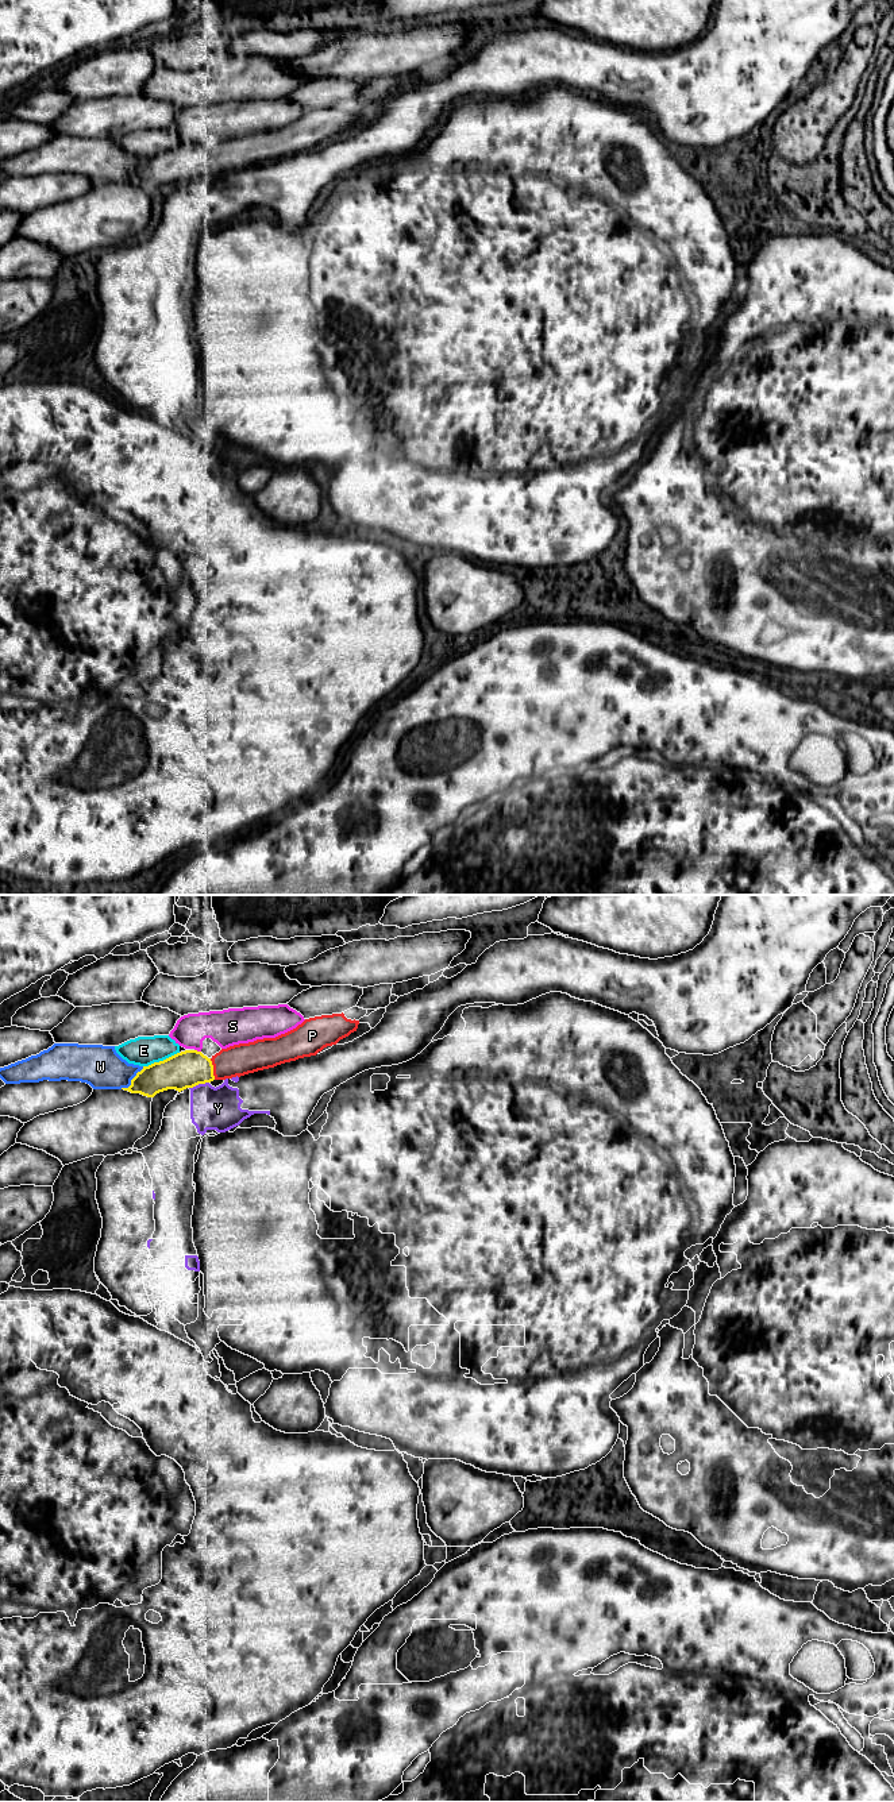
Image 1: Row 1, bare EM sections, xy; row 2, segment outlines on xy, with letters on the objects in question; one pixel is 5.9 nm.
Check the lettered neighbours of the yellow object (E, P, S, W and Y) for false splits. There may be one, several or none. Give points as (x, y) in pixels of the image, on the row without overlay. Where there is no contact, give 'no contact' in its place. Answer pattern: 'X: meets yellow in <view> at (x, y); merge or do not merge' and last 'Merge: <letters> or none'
E: meets yellow in xy at (161, 154); do not merge
P: meets yellow in xy at (212, 162); merge
S: meets yellow in xy at (196, 143); do not merge
W: meets yellow in xy at (131, 173); do not merge
Y: meets yellow in xy at (199, 176); do not merge
Merge: P

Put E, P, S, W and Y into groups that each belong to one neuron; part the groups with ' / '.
E / P / S / W / Y

